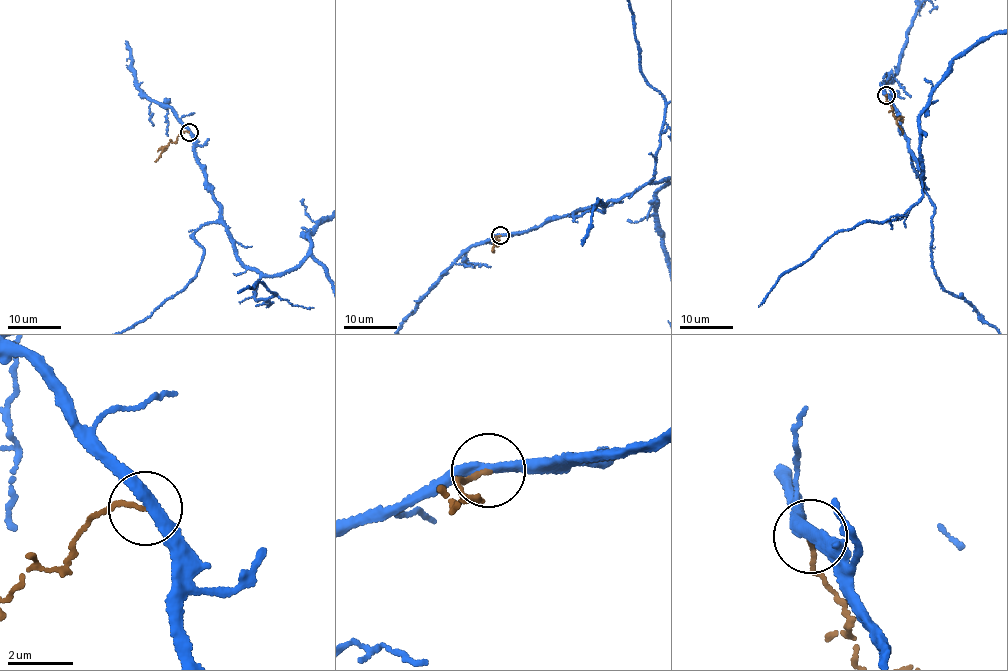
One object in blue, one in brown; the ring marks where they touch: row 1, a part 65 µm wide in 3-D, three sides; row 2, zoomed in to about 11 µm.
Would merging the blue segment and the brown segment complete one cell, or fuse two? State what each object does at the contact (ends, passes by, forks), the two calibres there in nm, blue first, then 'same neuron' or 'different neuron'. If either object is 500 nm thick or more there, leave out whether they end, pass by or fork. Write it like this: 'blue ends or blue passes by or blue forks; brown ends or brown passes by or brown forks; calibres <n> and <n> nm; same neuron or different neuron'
blue passes by; brown ends; calibres 320 and 130 nm; different neuron

